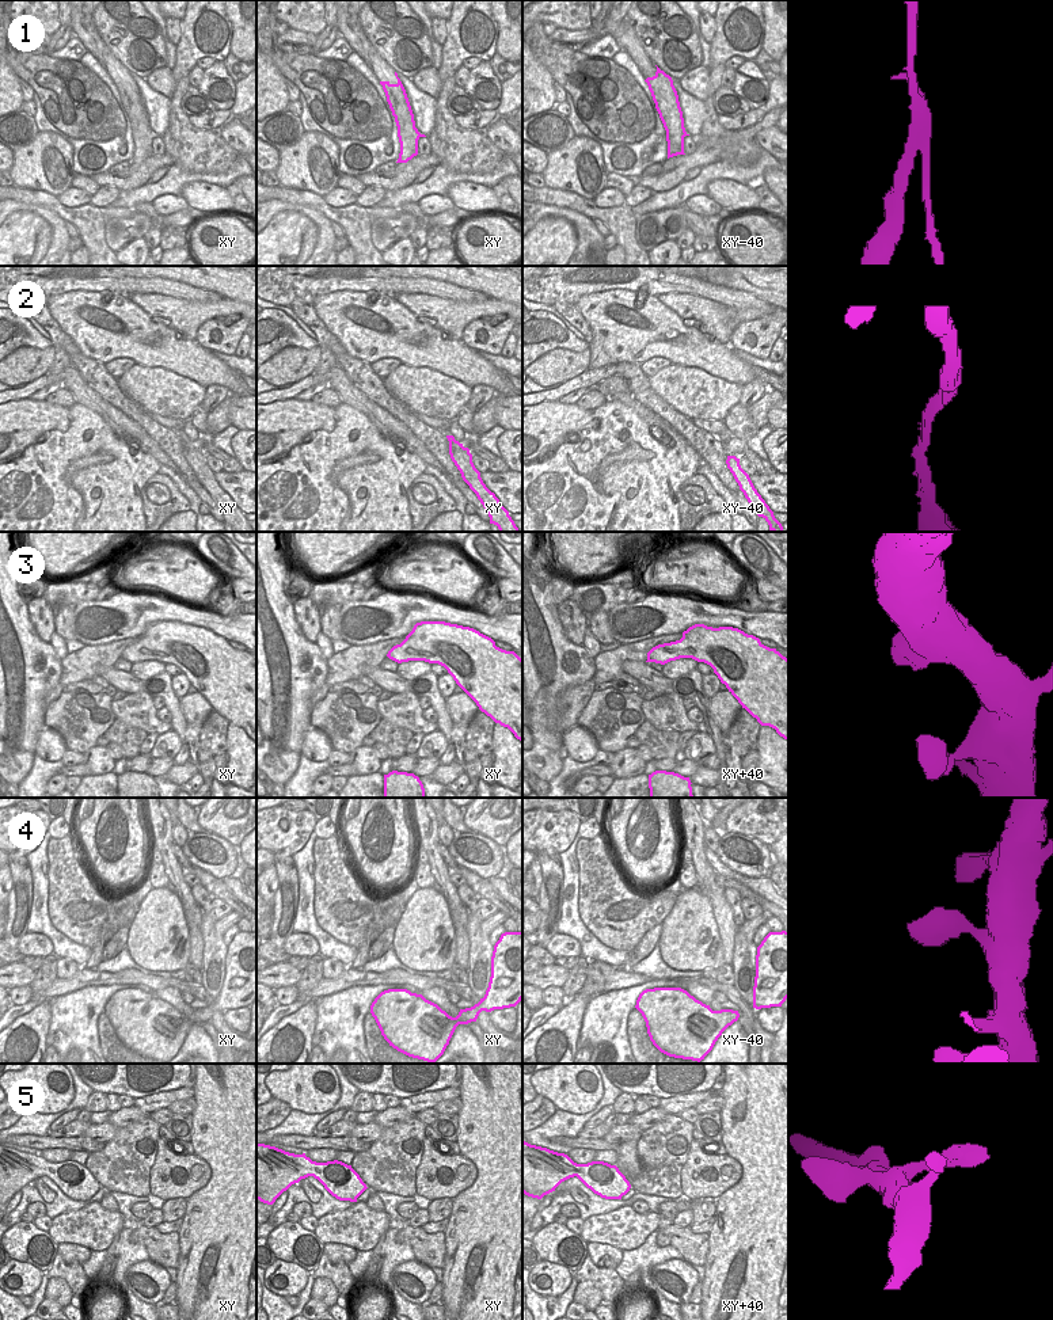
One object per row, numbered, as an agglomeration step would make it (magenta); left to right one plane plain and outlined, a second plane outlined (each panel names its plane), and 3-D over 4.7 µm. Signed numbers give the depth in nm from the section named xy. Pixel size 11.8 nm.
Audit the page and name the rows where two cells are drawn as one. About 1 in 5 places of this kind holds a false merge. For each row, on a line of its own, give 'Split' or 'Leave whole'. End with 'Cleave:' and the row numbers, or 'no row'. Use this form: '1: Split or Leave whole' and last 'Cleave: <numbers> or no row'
1: Split
2: Leave whole
3: Leave whole
4: Leave whole
5: Leave whole
Cleave: 1

